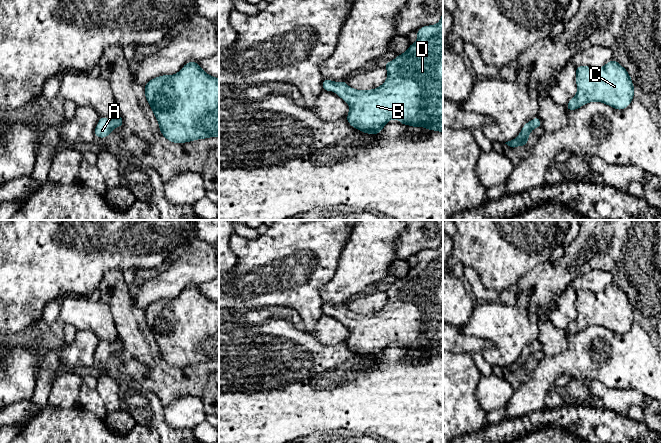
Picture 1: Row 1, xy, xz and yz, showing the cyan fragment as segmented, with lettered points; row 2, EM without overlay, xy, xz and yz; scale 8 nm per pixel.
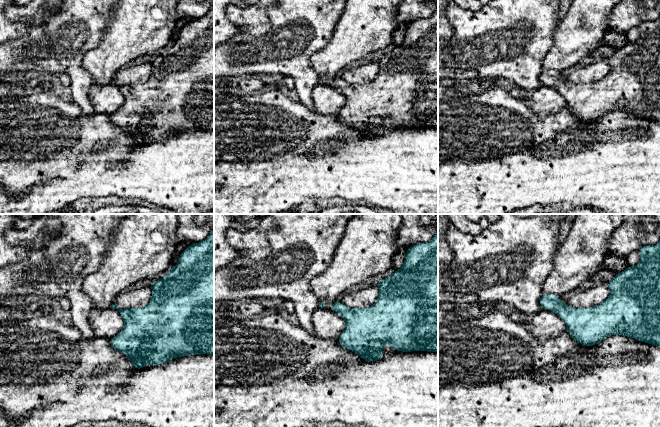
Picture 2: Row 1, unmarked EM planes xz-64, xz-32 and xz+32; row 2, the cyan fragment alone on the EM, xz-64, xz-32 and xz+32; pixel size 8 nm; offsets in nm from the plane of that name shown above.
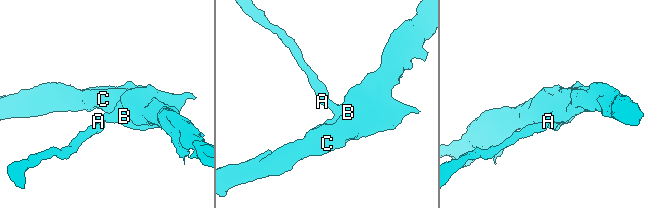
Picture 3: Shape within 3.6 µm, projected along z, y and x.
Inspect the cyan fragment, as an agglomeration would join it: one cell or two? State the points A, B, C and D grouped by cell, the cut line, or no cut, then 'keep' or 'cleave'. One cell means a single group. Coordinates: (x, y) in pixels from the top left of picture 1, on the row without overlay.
A B C D | no cut | keep

